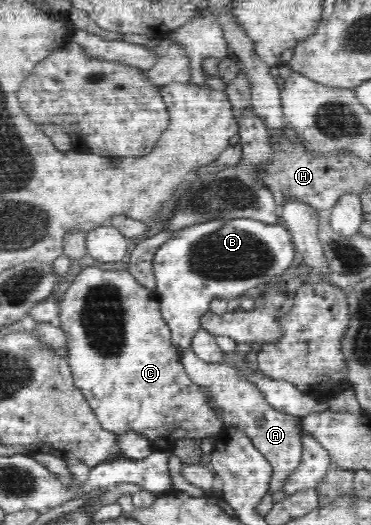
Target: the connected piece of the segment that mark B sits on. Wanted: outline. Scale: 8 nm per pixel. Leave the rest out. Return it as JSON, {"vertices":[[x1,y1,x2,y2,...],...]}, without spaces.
{"vertices":[[215,219,185,227,176,236,165,241,153,258,153,271,156,279,156,295,159,300,161,315,171,330,171,342,179,356,192,347,192,339,201,325,200,319,210,310,210,303,215,298,227,299,233,303,251,287,275,279,285,269,298,263,297,251,291,244,291,234,287,227,266,224,256,219]]}

